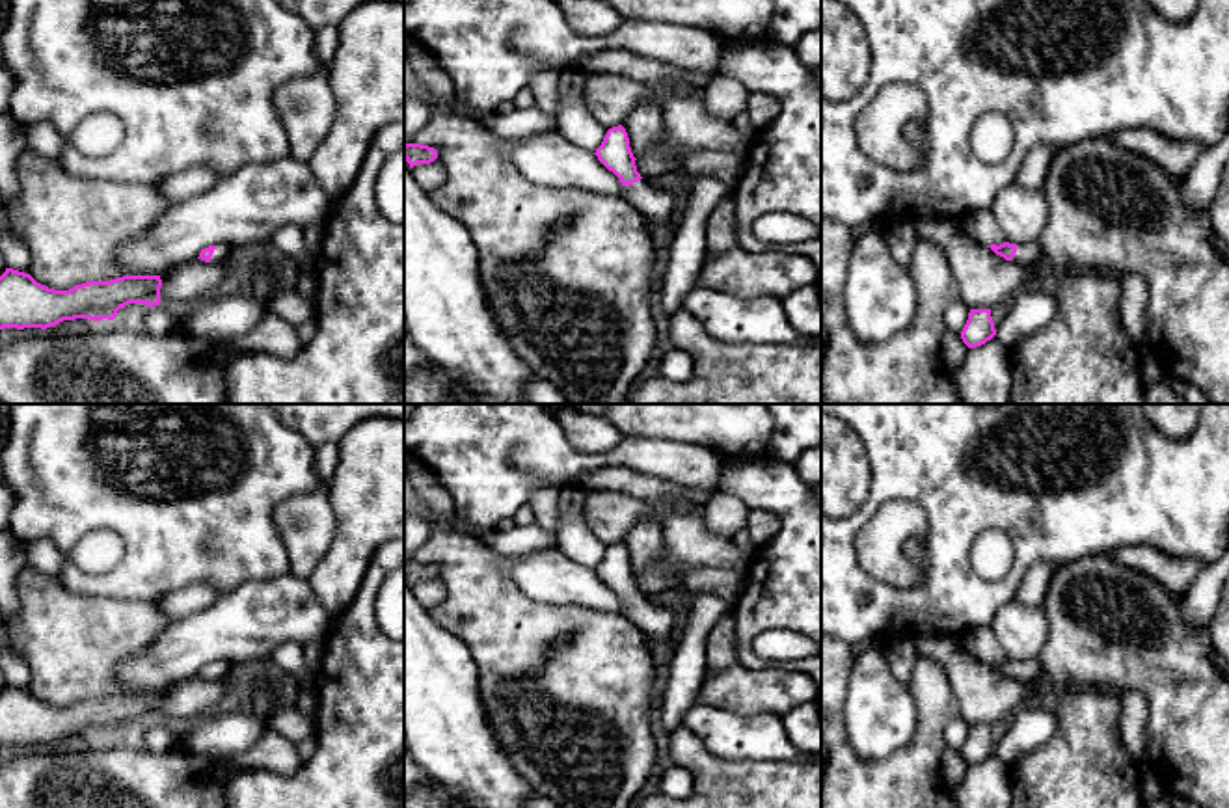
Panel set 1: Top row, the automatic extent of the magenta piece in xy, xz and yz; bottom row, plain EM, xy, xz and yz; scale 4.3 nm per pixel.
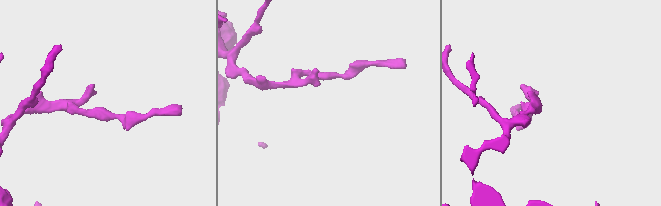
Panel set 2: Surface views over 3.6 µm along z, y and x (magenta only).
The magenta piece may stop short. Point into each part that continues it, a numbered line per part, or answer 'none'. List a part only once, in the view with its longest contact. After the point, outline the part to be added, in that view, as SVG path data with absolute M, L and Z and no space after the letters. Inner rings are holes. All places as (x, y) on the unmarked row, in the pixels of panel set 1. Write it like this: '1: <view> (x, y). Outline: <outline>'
1: xy (222, 669). Outline: M216 661L216 667L210 674L212 681L225 681L225 678L231 674L233 663L229 661Z

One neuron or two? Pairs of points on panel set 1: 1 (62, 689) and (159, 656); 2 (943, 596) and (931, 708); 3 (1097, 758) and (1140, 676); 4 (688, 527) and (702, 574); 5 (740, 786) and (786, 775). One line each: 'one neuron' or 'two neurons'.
1: two neurons
2: two neurons
3: two neurons
4: two neurons
5: one neuron

